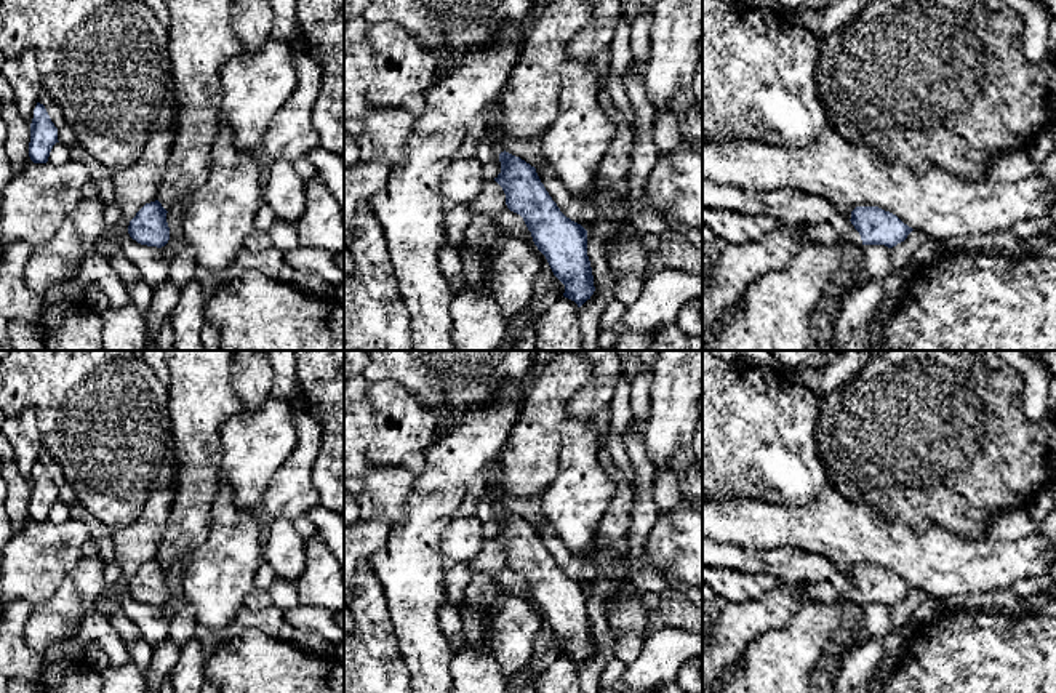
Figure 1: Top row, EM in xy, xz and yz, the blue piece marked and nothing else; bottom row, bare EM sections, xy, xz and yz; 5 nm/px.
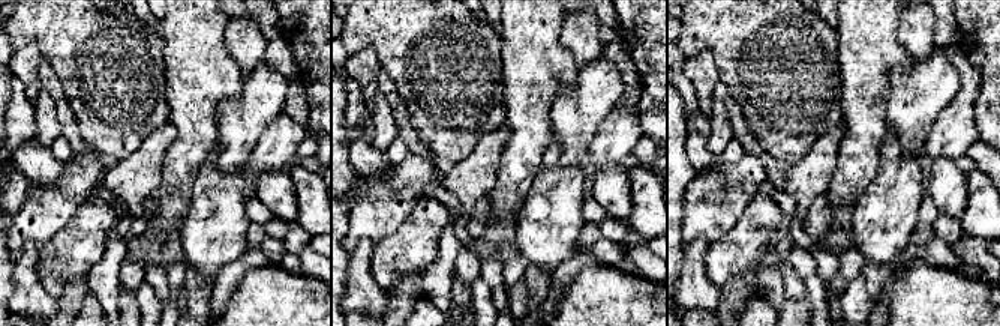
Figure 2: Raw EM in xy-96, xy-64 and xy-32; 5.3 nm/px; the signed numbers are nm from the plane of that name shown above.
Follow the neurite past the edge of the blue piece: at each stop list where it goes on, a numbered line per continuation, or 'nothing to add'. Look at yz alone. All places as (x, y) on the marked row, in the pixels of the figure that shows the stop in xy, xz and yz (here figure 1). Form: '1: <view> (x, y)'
1: yz (820, 218)

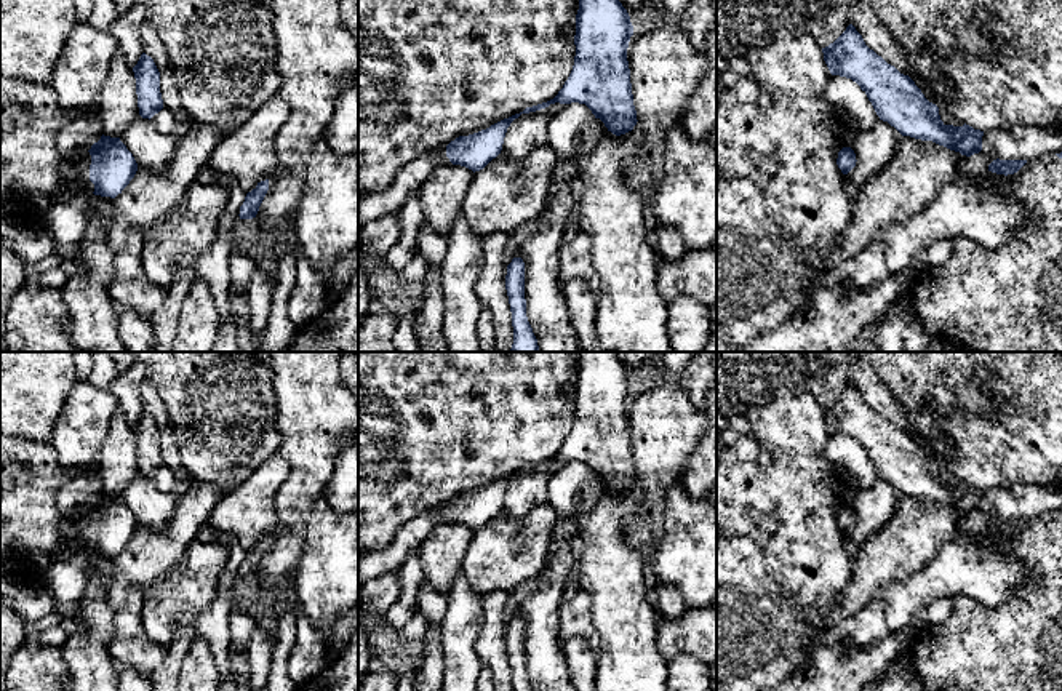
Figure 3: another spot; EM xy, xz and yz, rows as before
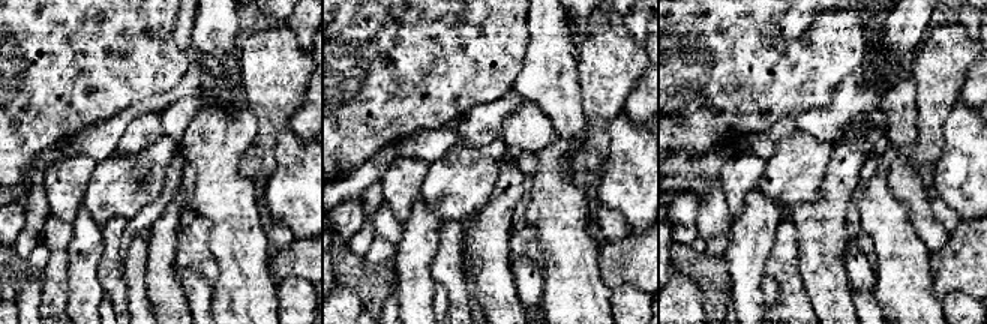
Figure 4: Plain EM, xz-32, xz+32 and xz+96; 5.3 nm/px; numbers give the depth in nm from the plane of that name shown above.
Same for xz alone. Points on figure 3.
1: xz (410, 178)

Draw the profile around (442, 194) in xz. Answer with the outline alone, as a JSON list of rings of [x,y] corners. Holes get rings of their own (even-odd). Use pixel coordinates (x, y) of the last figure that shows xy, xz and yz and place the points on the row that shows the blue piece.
[[[461,165],[435,168],[419,186],[419,198],[425,222],[437,234],[448,237],[457,216],[462,213],[464,195],[473,171]]]

